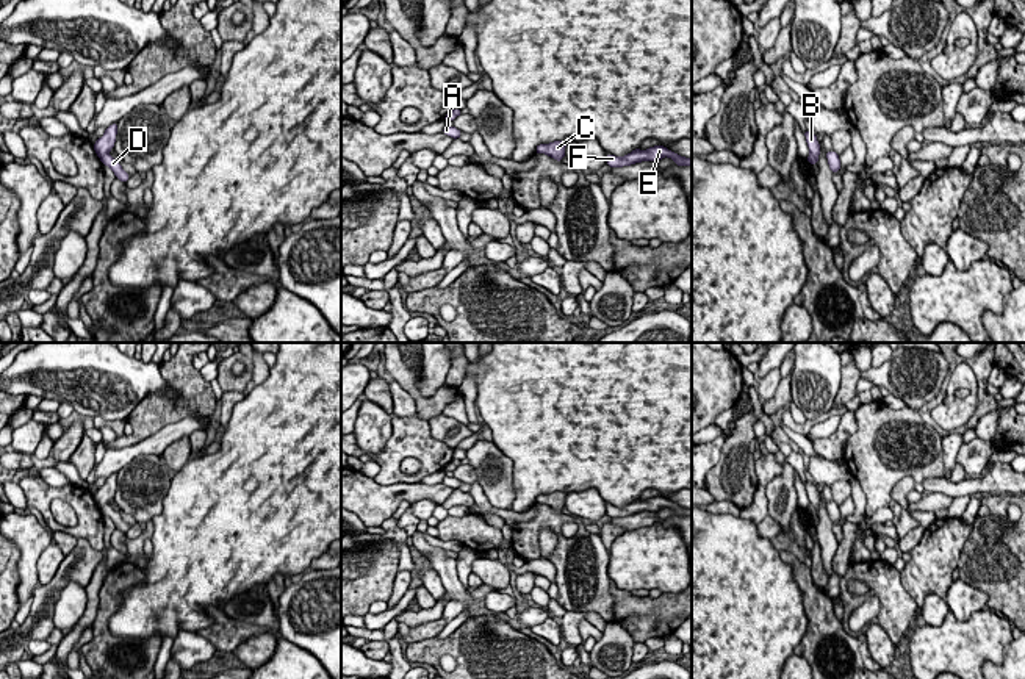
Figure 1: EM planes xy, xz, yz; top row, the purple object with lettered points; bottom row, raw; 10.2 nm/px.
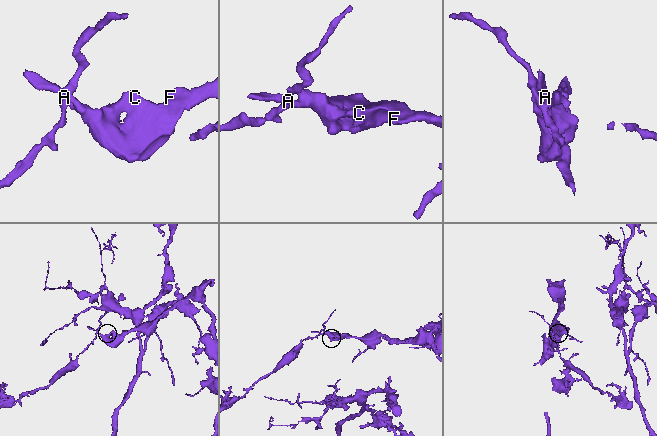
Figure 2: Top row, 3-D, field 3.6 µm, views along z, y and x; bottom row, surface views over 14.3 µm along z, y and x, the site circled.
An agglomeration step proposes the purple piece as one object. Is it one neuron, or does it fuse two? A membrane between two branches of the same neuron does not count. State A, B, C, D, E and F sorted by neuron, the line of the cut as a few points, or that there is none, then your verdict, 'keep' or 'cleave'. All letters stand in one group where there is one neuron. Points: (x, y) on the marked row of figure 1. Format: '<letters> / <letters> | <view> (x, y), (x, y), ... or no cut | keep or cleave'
A C D E F / B | xy (107, 152), (100, 158) | cleave

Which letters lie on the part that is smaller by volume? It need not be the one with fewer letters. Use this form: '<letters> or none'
B

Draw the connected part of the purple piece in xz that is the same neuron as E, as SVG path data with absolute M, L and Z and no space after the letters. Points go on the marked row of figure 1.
M660 144L649 147L646 150L635 149L624 156L615 156L612 153L607 153L606 164L609 164L610 167L623 167L623 166L642 163L642 161L654 161L656 163L656 161L662 160L664 156L671 158L674 161L674 164L678 164L678 166L690 166L692 164L690 158L681 156Z

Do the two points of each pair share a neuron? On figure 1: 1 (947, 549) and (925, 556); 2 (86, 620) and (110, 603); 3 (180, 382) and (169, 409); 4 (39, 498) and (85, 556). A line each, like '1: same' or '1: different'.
1: same
2: different
3: same
4: different

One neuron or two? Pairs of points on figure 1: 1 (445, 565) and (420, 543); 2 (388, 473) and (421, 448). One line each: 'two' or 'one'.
1: one
2: one

